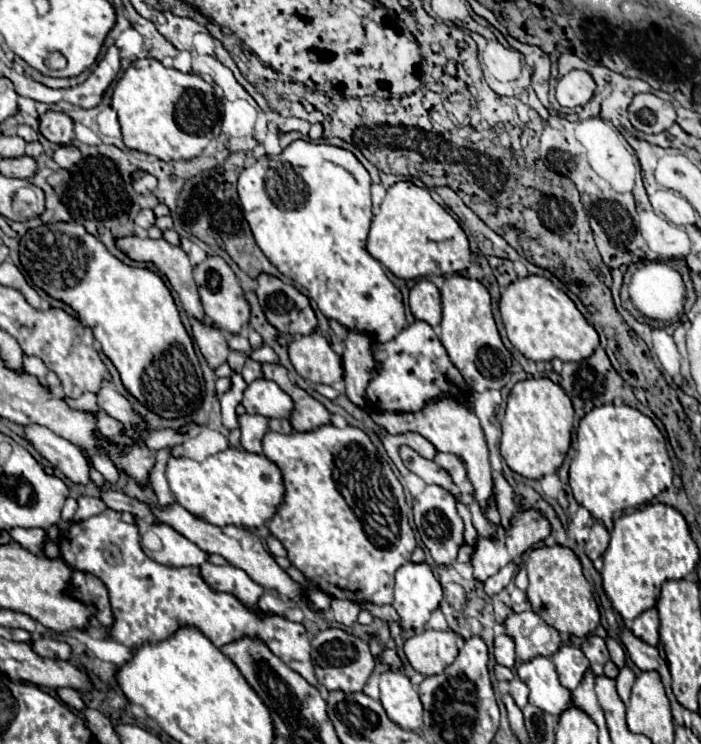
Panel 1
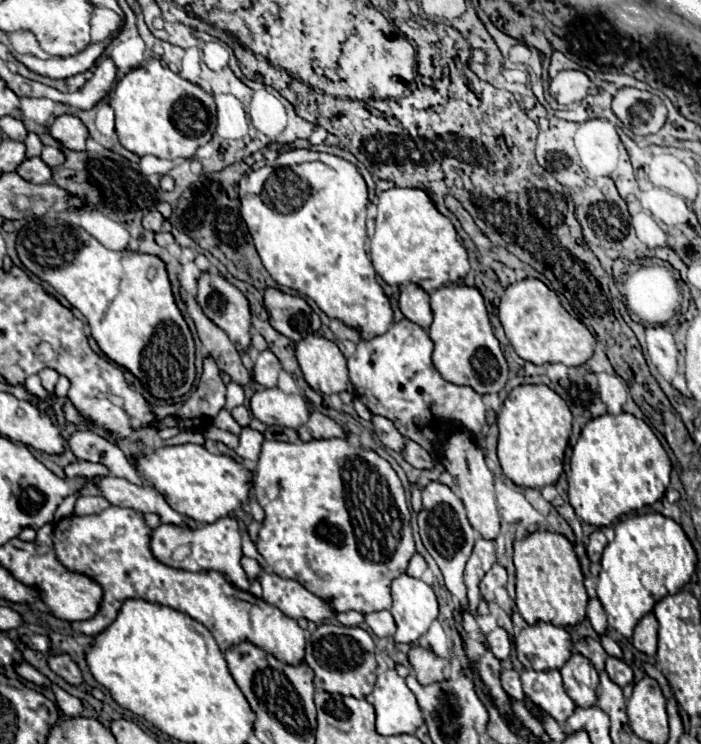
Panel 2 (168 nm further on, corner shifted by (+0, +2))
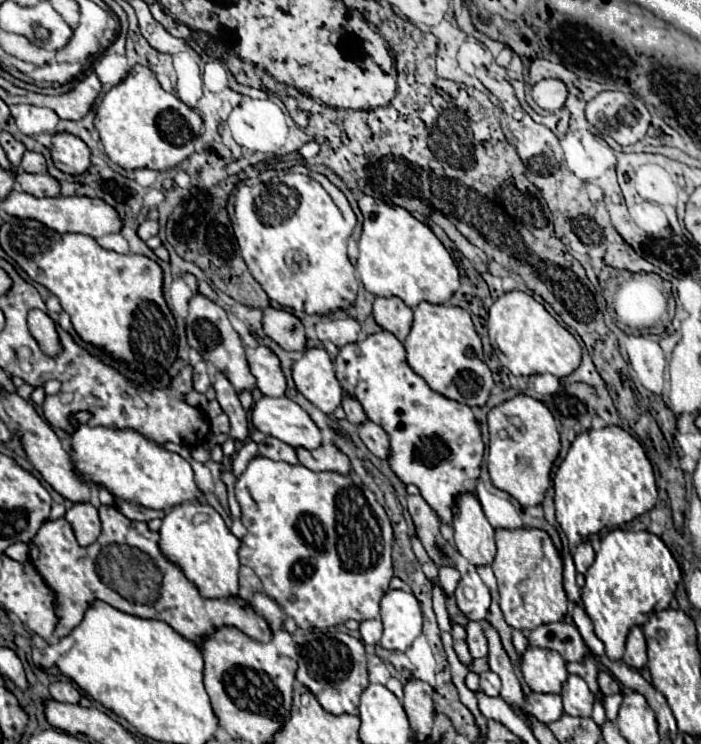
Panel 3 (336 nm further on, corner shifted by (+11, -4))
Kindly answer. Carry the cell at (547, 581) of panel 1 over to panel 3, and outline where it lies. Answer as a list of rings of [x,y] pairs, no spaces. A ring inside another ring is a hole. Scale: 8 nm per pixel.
[[[495,530],[497,554],[493,572],[499,586],[499,606],[511,628],[531,632],[543,624],[561,622],[567,614],[567,594],[563,590],[563,560],[551,538],[543,530]]]

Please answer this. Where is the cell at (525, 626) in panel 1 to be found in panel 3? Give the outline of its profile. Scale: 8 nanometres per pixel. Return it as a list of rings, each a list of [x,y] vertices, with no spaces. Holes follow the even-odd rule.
[[[531,644],[525,648],[521,656],[521,672],[531,690],[557,694],[561,690],[561,682],[565,682],[565,678],[569,676],[561,654]]]

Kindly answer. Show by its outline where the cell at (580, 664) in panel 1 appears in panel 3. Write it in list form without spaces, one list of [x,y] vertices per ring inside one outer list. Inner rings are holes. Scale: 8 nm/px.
[[[569,674],[569,678],[565,680],[565,684],[561,688],[561,698],[563,698],[565,714],[569,714],[569,716],[591,716],[595,696],[591,694],[587,682],[581,676]]]

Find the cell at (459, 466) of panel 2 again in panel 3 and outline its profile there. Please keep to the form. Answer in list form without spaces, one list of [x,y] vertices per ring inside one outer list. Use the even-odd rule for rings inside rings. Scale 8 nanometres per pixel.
[[[473,492],[461,494],[453,508],[455,546],[471,564],[491,564],[495,558],[495,530],[487,522]]]

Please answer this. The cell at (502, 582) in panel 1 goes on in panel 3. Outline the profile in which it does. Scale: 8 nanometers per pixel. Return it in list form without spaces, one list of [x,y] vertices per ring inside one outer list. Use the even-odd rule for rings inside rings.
[[[467,572],[461,578],[461,582],[455,590],[455,600],[457,600],[459,610],[469,620],[483,622],[487,618],[487,612],[491,606],[491,594],[477,572]]]

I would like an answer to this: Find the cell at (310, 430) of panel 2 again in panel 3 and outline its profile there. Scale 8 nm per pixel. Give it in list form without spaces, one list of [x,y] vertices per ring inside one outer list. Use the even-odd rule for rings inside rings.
[[[321,444],[315,450],[295,448],[297,458],[309,470],[337,470],[341,474],[349,474],[351,464],[349,458],[335,444]]]

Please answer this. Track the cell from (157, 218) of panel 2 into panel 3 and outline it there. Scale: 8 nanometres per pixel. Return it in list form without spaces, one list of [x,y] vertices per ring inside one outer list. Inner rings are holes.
[[[145,220],[145,222],[139,226],[139,230],[137,230],[137,234],[139,234],[141,240],[149,240],[149,238],[155,236],[157,232],[159,232],[157,220]]]

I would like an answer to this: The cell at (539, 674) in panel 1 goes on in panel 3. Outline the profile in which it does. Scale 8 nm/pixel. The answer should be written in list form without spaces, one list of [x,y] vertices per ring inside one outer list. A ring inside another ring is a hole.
[[[531,692],[527,696],[529,710],[531,714],[541,720],[543,724],[551,724],[563,714],[563,704],[559,694],[541,694],[541,692]]]

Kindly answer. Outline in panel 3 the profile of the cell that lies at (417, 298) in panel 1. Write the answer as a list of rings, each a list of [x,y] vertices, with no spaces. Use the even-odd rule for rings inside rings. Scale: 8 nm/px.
[[[397,296],[375,298],[373,316],[383,330],[393,332],[401,342],[407,338],[413,324],[413,310]]]

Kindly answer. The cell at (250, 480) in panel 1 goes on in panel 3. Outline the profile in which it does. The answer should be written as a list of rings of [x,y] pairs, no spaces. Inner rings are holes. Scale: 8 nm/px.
[[[77,414],[77,420],[81,424],[71,434],[73,462],[93,484],[101,484],[115,496],[155,510],[169,510],[177,504],[193,502],[203,496],[203,490],[195,484],[191,464],[179,454],[157,446],[133,430],[87,426],[85,422],[89,420],[89,414]]]

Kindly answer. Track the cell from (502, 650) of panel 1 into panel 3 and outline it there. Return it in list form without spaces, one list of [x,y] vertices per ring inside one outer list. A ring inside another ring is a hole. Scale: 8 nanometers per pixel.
[[[469,622],[465,626],[467,630],[467,644],[469,644],[469,652],[473,658],[485,658],[489,648],[487,648],[487,638],[483,632],[483,626],[479,622]]]

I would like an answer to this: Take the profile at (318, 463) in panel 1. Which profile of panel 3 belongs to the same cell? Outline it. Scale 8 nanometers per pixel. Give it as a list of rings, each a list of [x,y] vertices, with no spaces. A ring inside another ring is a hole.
[[[255,456],[239,476],[235,496],[243,512],[241,522],[247,528],[239,560],[261,578],[265,594],[277,600],[299,628],[329,628],[341,626],[349,618],[357,622],[379,618],[381,596],[389,590],[393,578],[393,528],[373,490],[359,482],[353,472],[313,472],[303,464],[293,466]]]

